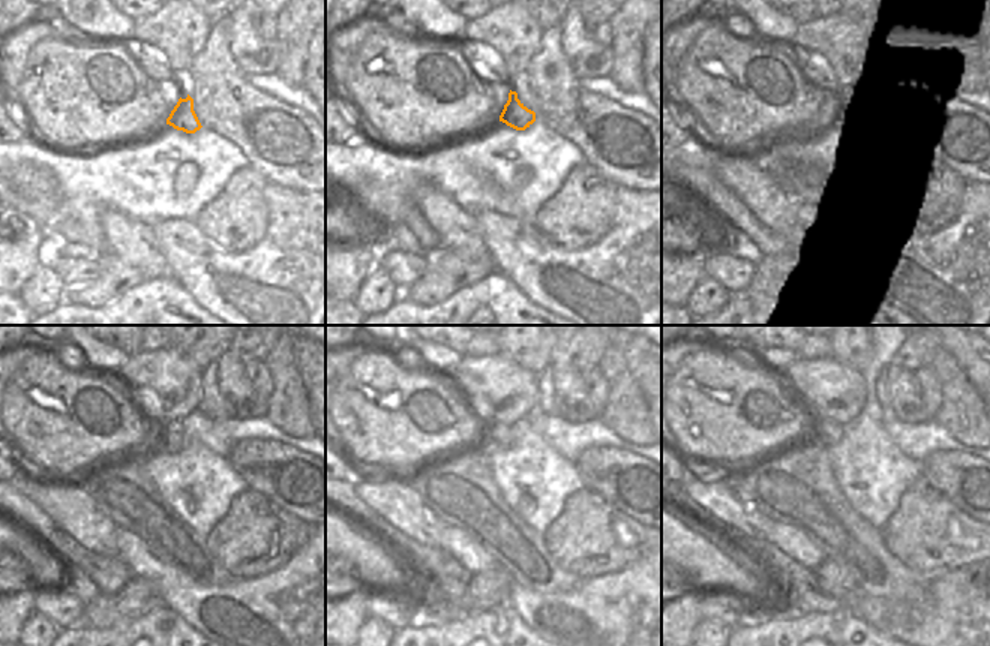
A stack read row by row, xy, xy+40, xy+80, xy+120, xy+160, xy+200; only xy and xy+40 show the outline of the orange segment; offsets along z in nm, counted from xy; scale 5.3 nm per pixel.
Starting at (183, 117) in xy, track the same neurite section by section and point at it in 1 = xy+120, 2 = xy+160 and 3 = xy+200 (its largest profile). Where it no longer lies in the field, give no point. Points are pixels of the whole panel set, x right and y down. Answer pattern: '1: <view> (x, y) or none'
1: xy+120 (170, 435)
2: xy+160 (492, 432)
3: xy+200 (825, 432)

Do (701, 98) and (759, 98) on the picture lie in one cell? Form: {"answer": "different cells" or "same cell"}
{"answer": "same cell"}

